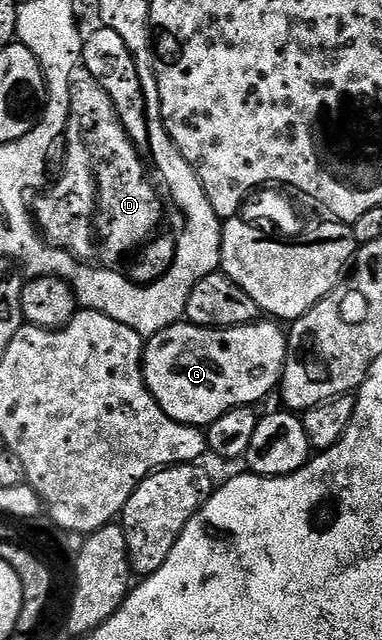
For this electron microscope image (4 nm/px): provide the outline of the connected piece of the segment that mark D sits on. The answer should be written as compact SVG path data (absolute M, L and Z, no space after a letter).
M77 66L74 70L72 70L72 74L70 74L70 87L71 87L71 104L69 108L69 119L66 125L66 131L63 138L63 146L65 145L65 157L63 159L63 171L57 181L57 184L54 185L53 189L49 193L49 197L47 199L48 205L47 209L50 213L39 213L34 214L34 222L39 222L38 228L40 229L42 238L48 243L50 246L55 247L58 250L64 250L71 252L78 260L81 262L94 262L94 259L97 255L95 251L95 241L93 239L93 217L95 215L95 207L97 205L97 197L99 199L99 203L101 205L101 209L105 212L105 222L101 225L101 233L103 235L103 247L101 249L102 253L105 255L106 259L110 262L108 263L110 266L118 266L119 259L123 258L127 253L133 251L136 252L140 250L143 246L147 245L148 241L156 234L155 229L158 227L161 217L163 215L163 207L160 201L157 199L155 195L155 191L151 184L145 181L145 169L141 163L140 150L134 145L132 139L126 132L124 126L120 121L120 117L118 115L118 111L116 111L116 107L114 107L114 103L108 93L103 87L103 84L100 80L93 77L91 73L89 73L88 69L84 66Z

